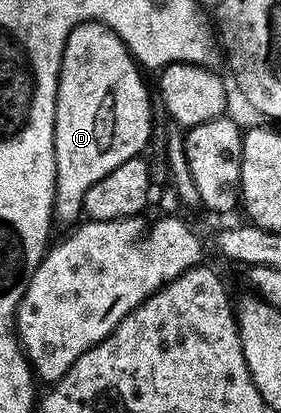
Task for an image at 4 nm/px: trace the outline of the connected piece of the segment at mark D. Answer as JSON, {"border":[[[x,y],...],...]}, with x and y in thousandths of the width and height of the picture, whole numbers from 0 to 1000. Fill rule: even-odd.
{"border":[[[302,48],[242,82],[214,150],[192,288],[192,528],[210,545],[260,545],[295,521],[299,470],[370,421],[399,421],[427,392],[516,370],[548,281],[534,274],[534,223],[502,179],[463,119],[381,58]]]}

